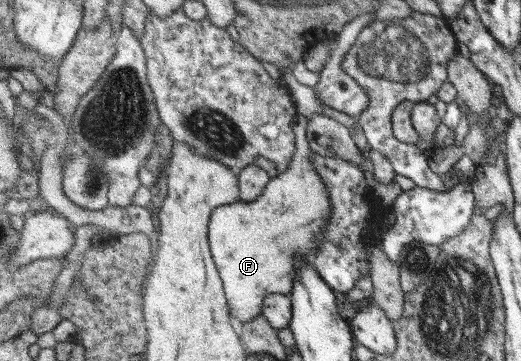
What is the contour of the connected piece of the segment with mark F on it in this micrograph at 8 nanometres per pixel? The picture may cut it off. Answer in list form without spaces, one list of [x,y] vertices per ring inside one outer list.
[[[300,114],[296,125],[297,151],[293,155],[293,163],[287,171],[273,177],[265,191],[253,202],[243,200],[233,204],[225,204],[213,211],[209,226],[209,244],[212,248],[213,259],[223,279],[224,289],[228,297],[228,306],[232,317],[242,322],[252,322],[262,314],[264,300],[271,293],[291,294],[295,283],[295,264],[299,256],[311,260],[317,250],[323,246],[323,238],[333,215],[331,195],[324,178],[319,175],[317,167],[311,159],[312,148],[308,144],[308,118]]]

